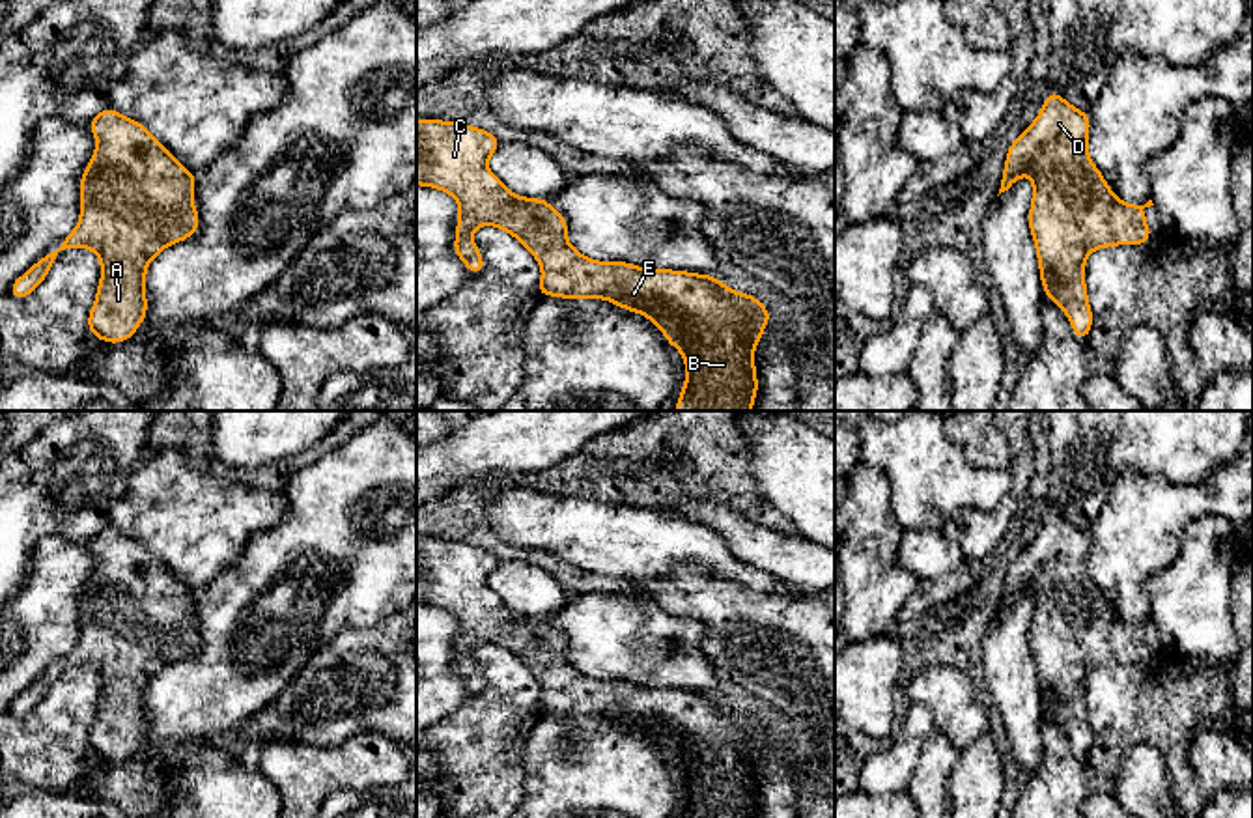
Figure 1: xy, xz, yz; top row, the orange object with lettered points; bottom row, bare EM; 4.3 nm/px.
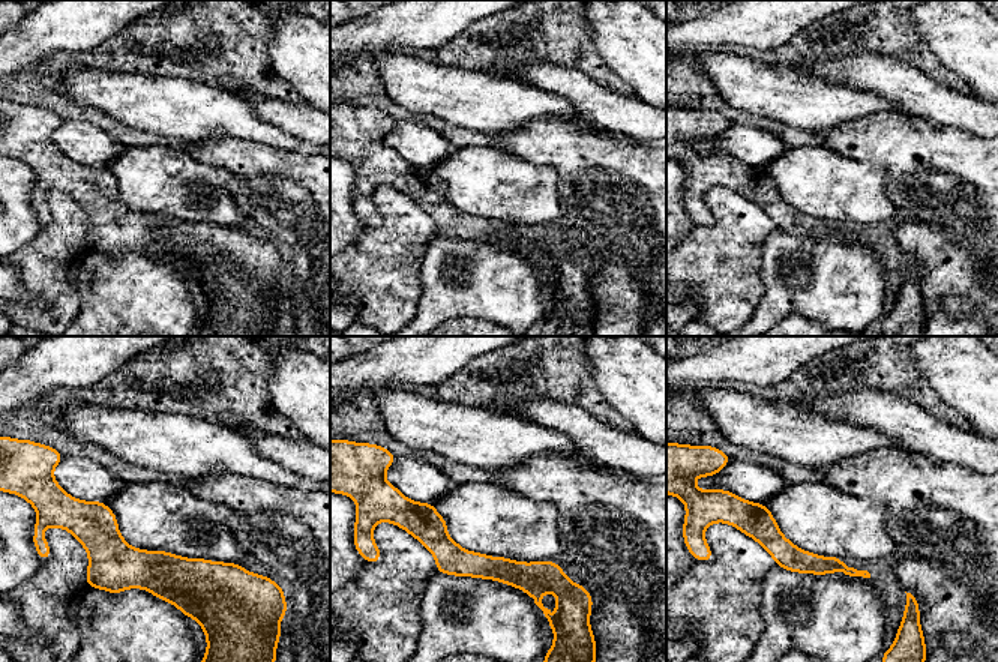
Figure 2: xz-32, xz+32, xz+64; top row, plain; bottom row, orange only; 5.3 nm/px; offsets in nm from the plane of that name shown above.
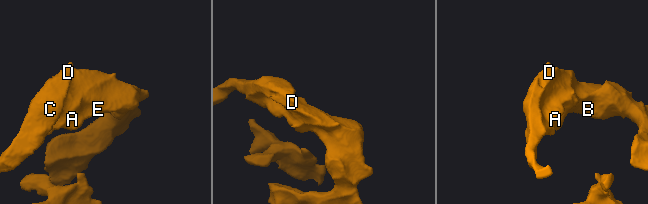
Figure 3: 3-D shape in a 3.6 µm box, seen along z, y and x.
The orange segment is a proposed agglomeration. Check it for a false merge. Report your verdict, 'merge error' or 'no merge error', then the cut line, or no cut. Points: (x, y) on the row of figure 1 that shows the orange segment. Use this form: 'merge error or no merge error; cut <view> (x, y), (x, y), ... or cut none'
no merge error; cut none

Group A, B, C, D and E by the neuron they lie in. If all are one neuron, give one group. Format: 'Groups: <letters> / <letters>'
Groups: A B C D E

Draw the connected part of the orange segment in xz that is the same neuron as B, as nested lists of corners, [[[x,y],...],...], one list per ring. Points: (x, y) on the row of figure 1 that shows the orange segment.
[[[416,120],[416,185],[441,189],[458,200],[454,254],[463,260],[467,271],[480,275],[486,269],[472,232],[486,224],[500,228],[542,265],[540,297],[607,299],[624,310],[639,312],[661,329],[665,340],[683,355],[687,368],[674,411],[751,411],[758,392],[753,353],[771,319],[764,303],[734,291],[713,275],[650,271],[627,261],[596,261],[579,254],[568,243],[566,217],[549,200],[512,194],[487,170],[486,162],[499,148],[495,134],[463,121]]]

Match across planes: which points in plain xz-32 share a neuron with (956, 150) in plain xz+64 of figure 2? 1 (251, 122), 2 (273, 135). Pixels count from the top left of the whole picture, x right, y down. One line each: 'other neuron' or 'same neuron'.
1: other neuron
2: other neuron

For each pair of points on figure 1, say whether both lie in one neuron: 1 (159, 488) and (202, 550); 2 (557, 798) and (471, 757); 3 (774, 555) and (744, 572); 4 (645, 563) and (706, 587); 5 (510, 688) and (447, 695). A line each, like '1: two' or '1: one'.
1: one
2: two
3: two
4: two
5: two

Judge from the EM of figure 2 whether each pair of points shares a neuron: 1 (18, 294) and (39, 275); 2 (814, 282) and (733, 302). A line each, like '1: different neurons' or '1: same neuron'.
1: different neurons
2: different neurons

